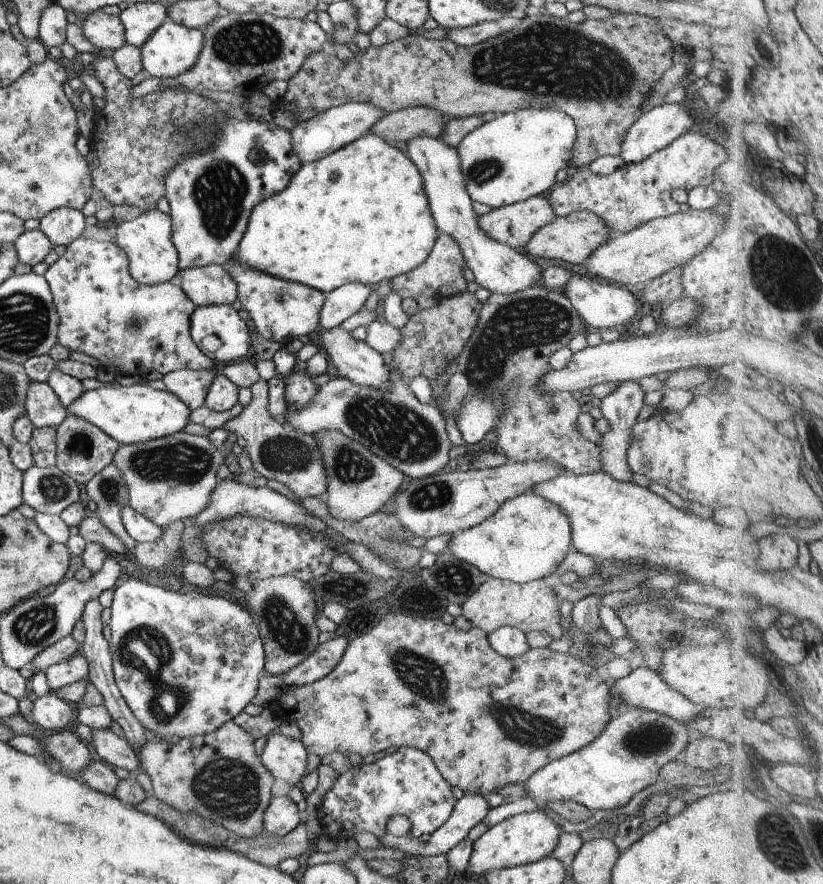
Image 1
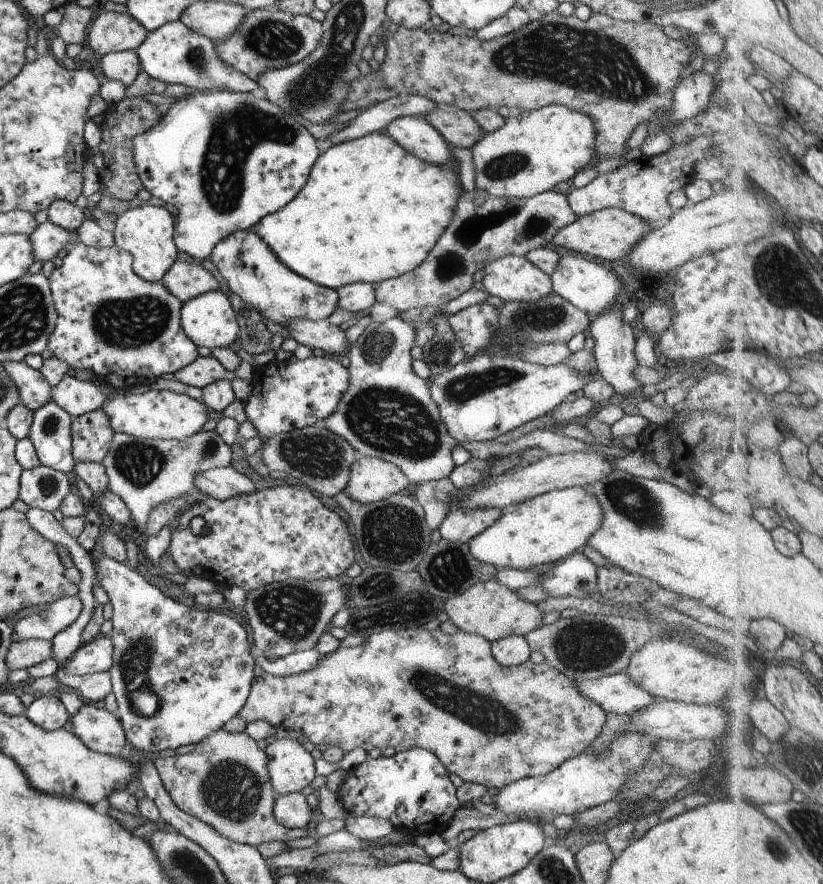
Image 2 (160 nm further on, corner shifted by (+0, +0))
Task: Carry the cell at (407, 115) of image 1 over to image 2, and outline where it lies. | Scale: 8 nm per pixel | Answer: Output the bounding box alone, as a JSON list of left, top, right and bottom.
[423,105,484,148]

